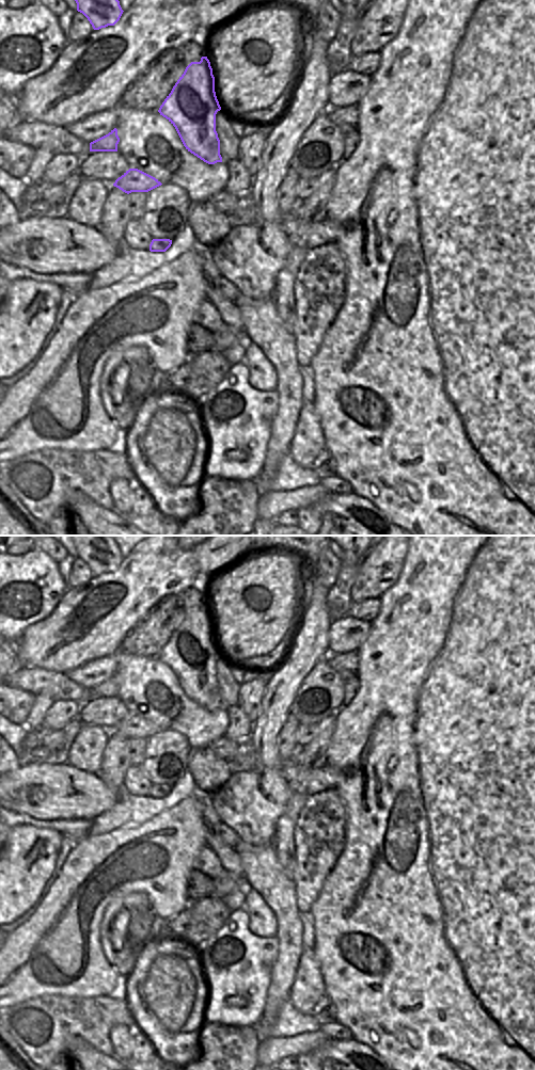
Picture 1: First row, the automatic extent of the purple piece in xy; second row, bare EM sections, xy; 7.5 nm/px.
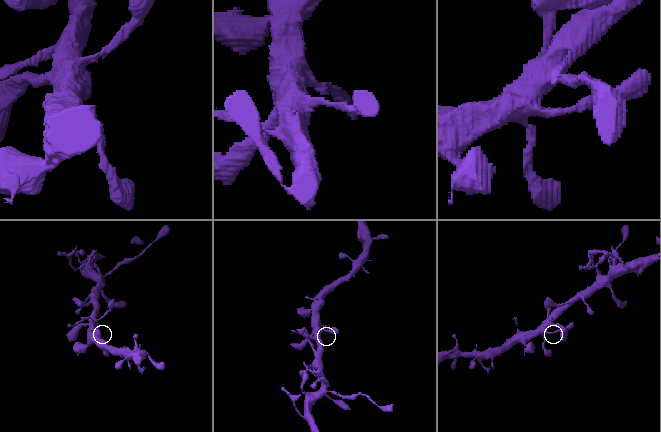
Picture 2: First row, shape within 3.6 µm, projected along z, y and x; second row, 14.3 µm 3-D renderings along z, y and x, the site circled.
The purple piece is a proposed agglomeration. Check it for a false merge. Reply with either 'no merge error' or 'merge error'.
no merge error

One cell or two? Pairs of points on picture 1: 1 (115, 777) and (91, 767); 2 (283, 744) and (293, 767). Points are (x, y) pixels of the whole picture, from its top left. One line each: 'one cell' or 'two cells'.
1: two cells
2: two cells

